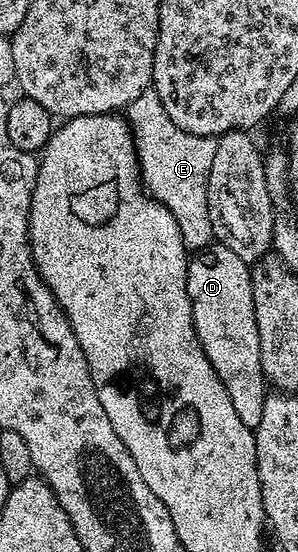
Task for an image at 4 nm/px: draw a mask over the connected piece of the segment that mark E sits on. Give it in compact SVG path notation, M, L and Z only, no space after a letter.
M151 87L128 104L126 120L136 138L140 179L148 196L162 202L175 215L189 250L209 248L214 238L208 210L208 180L210 167L214 164L217 138L182 131L182 127L166 115L162 99L158 99L155 89Z

